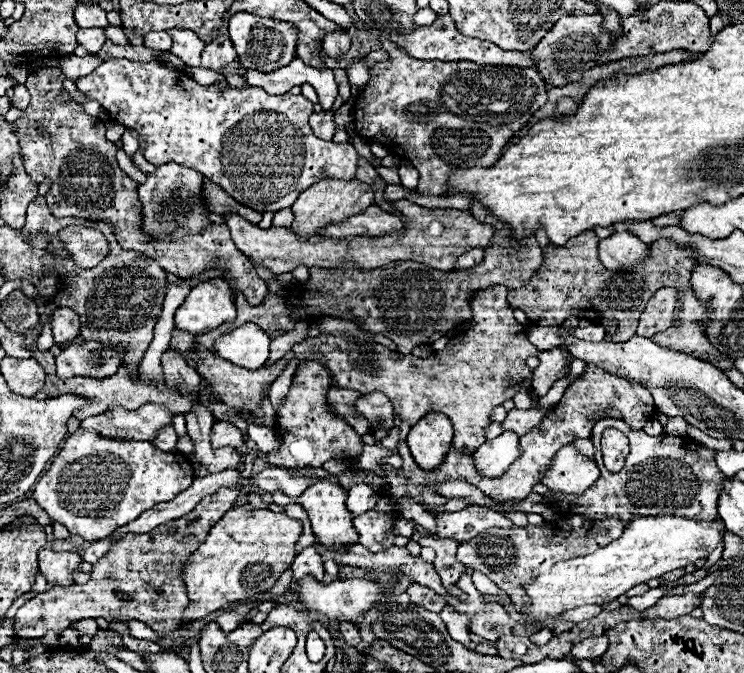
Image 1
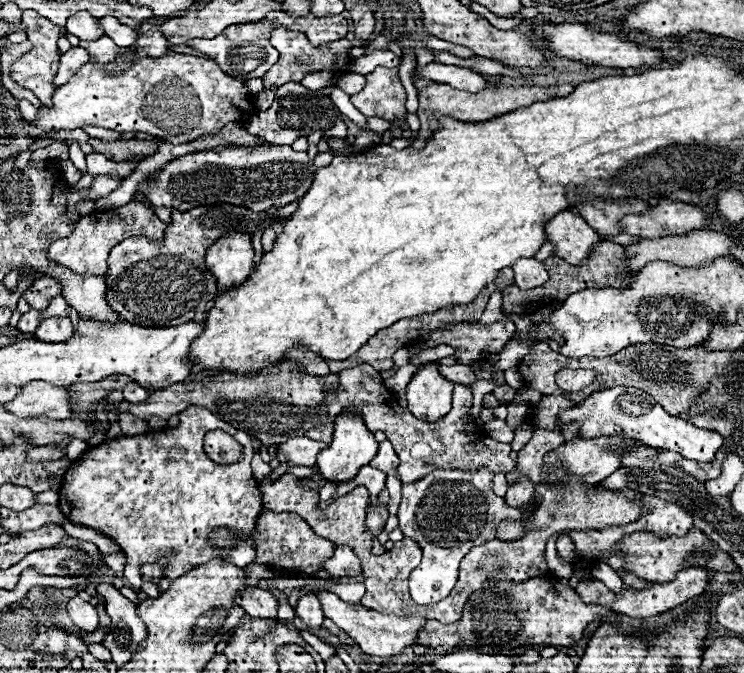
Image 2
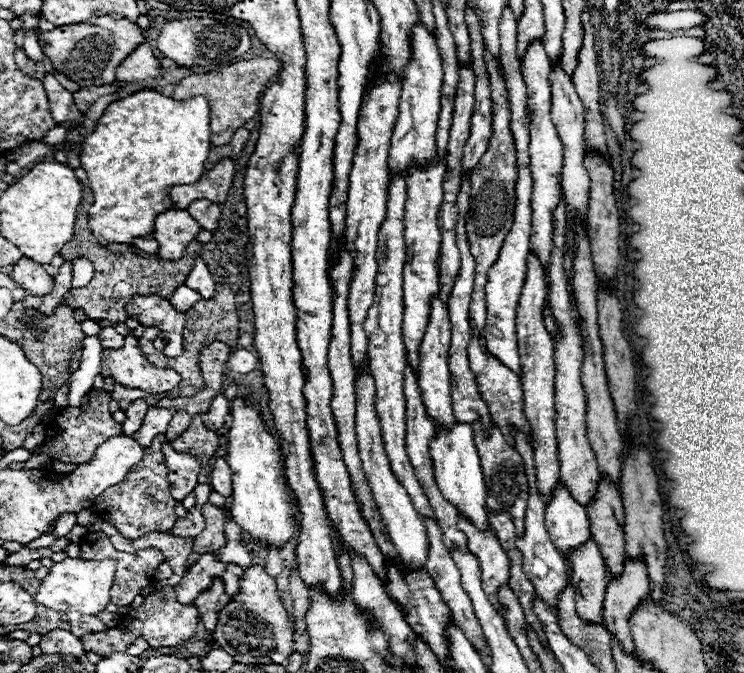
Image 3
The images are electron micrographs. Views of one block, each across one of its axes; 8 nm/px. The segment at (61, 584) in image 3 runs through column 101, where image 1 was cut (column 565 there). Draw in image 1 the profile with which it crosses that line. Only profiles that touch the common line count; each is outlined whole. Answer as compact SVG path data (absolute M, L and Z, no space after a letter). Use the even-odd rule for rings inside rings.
M640 516L632 520L626 526L624 534L608 546L602 546L586 556L562 560L554 564L550 572L534 576L526 584L522 584L526 592L526 610L518 612L518 616L530 620L540 620L546 616L558 618L562 612L584 604L612 602L626 590L644 584L650 578L664 576L670 570L684 568L688 564L694 564L694 560L706 558L720 542L720 526L726 532L724 524L720 522L702 524L676 516Z

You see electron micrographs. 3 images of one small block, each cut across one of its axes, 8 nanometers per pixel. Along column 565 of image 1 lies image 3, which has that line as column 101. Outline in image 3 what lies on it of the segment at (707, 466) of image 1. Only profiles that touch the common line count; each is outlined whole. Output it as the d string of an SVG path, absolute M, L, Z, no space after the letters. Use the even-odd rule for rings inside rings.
M166 434L156 436L152 446L144 448L144 460L136 464L120 484L102 492L102 496L98 496L96 500L96 508L100 516L104 516L127 539L137 539L151 532L170 532L174 522L178 520L174 512L178 502L170 496L170 484L166 480L168 470L162 454L164 442L168 442ZM140 466L146 466L146 468L140 468Z

